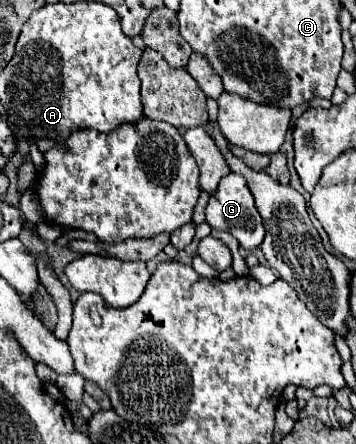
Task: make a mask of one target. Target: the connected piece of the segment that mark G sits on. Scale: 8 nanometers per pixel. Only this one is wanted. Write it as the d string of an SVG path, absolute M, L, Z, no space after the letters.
M229 174L225 176L215 194L211 196L209 204L207 204L207 222L211 224L211 228L217 228L217 230L227 230L229 234L233 234L239 244L247 250L255 250L261 242L263 242L263 236L265 236L265 228L263 228L263 222L261 222L261 216L257 214L257 208L253 204L253 196L247 188L247 182L241 174Z

